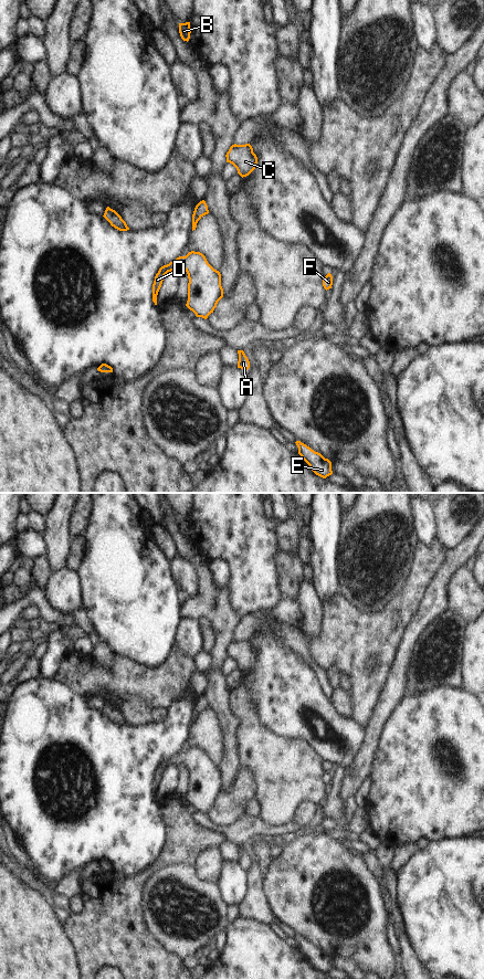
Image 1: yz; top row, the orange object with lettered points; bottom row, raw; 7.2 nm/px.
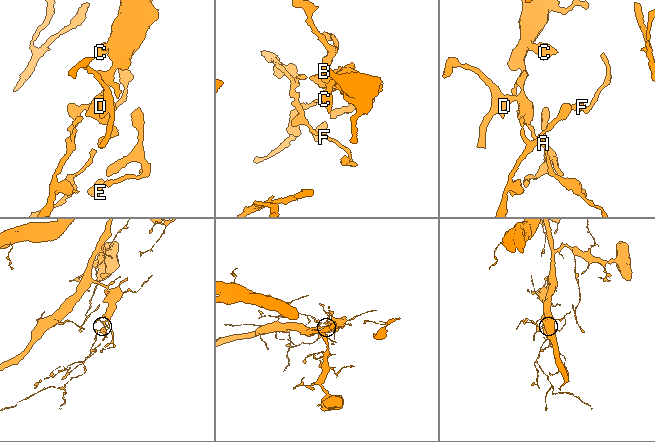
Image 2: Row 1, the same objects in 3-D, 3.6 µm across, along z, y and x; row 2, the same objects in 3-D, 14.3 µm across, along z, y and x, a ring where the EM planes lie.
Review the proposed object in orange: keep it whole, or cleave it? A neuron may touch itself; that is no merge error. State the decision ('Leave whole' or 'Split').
Leave whole

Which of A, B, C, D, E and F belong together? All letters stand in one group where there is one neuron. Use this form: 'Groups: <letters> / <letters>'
Groups: A B C D E F

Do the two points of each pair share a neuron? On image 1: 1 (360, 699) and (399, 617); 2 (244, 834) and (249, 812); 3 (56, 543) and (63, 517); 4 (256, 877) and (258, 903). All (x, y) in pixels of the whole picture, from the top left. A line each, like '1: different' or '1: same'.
1: same
2: different
3: same
4: same

